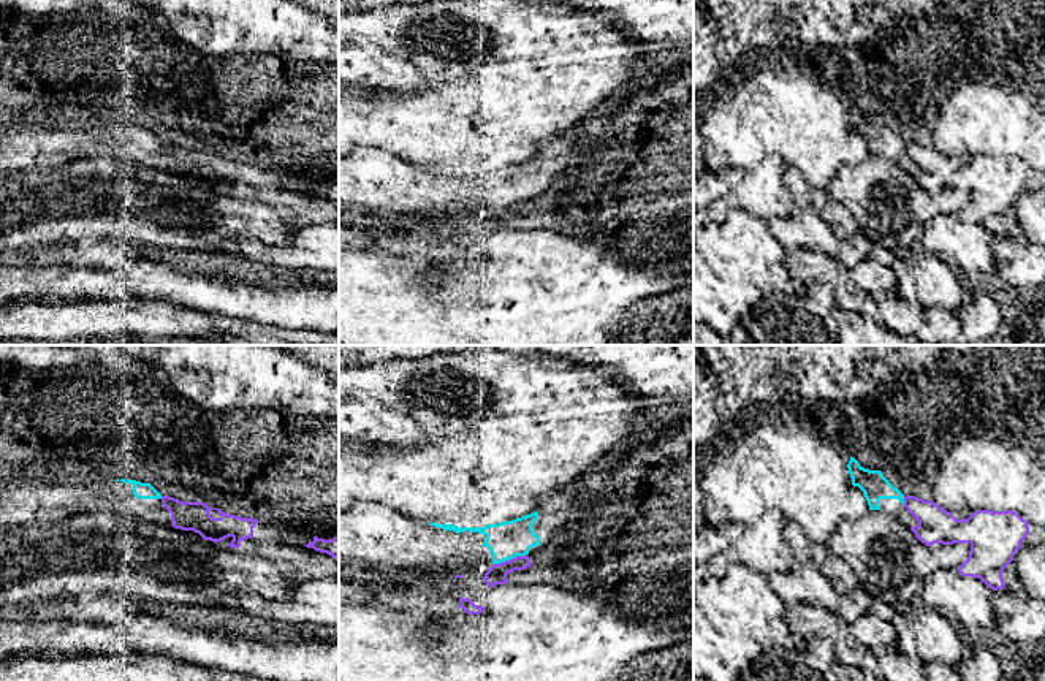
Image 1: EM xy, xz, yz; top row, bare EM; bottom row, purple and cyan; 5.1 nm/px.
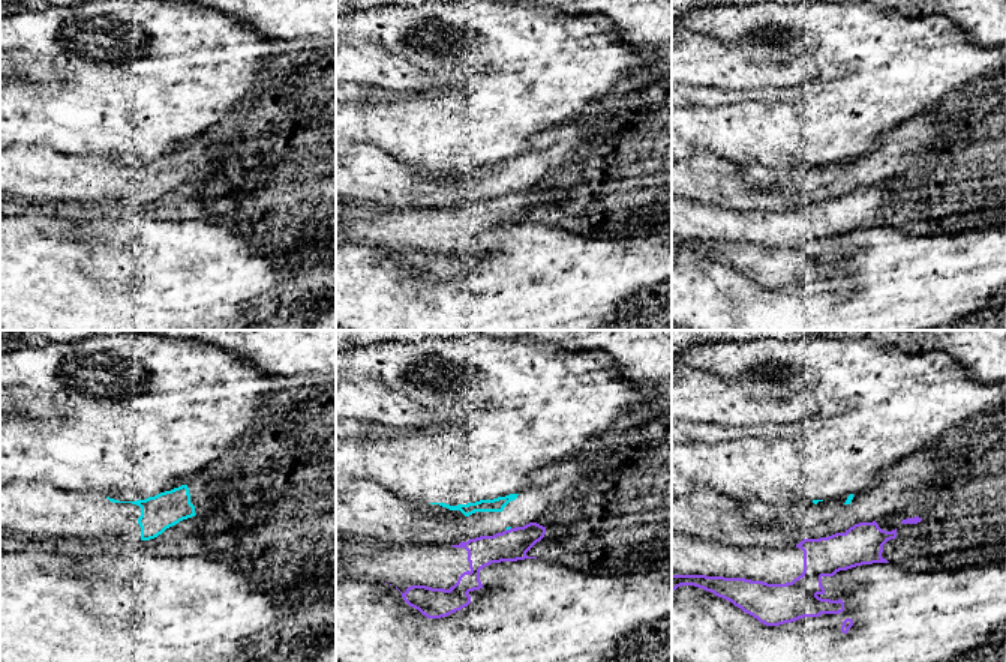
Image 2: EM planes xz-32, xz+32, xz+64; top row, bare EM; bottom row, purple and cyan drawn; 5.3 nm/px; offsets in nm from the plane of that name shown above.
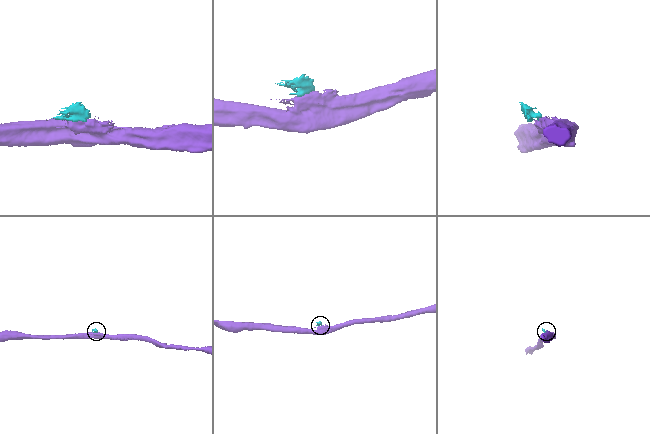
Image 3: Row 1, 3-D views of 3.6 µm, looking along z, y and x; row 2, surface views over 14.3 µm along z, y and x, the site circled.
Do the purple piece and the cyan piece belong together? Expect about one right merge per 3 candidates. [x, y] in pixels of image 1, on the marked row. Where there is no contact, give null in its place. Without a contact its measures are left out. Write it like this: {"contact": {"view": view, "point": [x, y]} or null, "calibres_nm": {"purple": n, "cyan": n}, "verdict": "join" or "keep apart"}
{"contact": {"view": "xz", "point": [510, 559]}, "calibres_nm": {"purple": 100, "cyan": 190}, "verdict": "keep apart"}

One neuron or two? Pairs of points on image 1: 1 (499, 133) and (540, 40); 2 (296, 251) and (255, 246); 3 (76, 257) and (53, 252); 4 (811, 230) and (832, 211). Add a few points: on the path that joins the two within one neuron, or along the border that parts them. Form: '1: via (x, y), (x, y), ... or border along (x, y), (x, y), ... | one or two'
1: via (499, 110), (499, 87), (523, 64) | one
2: via (287, 255), (265, 255) | one
3: via (70, 252), (59, 252) | one
4: border along (797, 209), (816, 213), (836, 230) | two

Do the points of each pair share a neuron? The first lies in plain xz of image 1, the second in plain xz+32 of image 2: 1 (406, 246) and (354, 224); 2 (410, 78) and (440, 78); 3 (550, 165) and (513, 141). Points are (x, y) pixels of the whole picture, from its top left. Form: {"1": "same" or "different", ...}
{"1": "same", "2": "same", "3": "different"}

